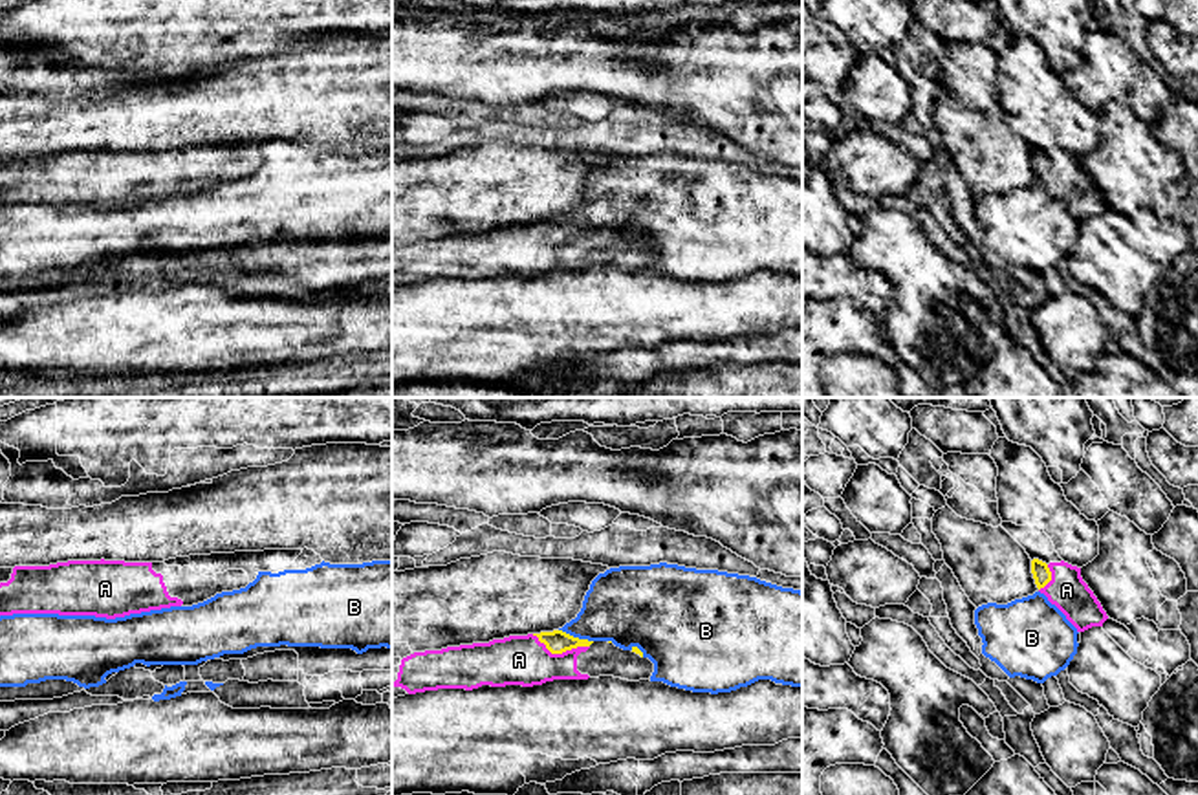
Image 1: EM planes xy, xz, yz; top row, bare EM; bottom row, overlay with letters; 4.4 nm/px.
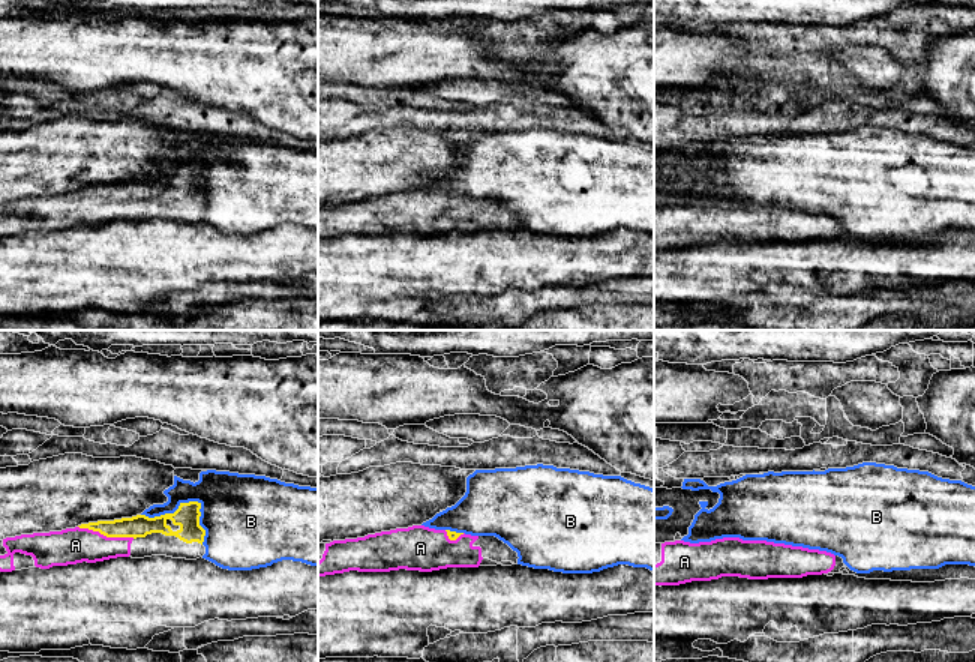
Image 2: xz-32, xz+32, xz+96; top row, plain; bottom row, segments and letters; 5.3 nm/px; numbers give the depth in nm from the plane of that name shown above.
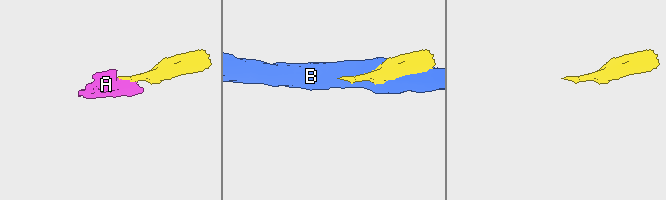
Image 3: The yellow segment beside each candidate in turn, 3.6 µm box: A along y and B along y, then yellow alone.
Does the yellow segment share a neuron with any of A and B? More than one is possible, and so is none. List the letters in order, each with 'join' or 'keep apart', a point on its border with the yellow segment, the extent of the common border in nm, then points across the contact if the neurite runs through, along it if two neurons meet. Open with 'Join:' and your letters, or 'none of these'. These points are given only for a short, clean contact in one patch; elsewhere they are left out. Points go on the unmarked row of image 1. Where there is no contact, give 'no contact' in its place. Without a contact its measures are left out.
Join: A
A: join; contact xz (561, 242); length 260 nm; way xz (557, 231), (561, 242), (519, 250)
B: keep apart; contact xz (576, 228); length 160 nm

